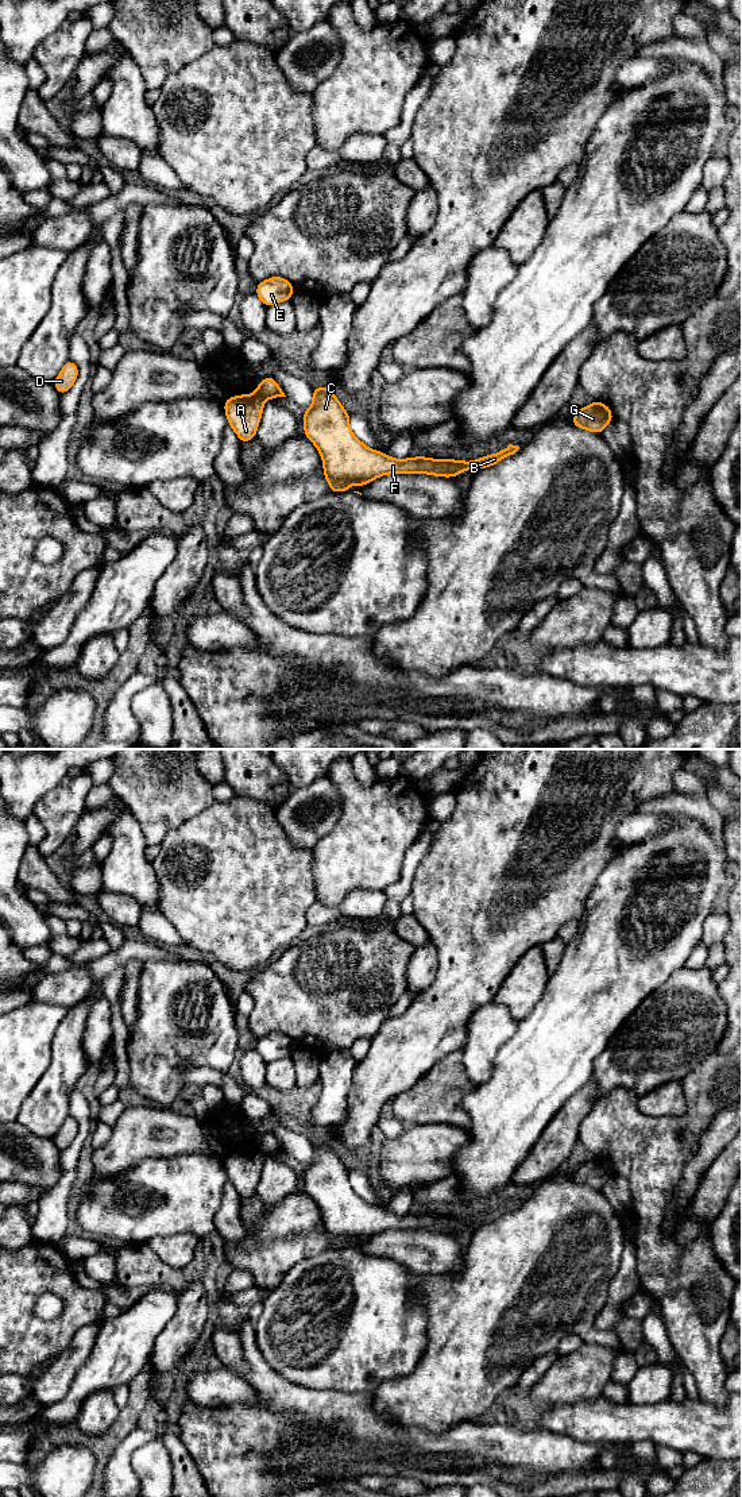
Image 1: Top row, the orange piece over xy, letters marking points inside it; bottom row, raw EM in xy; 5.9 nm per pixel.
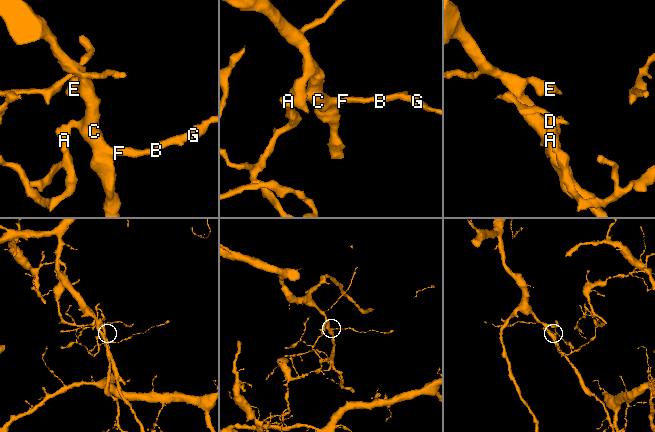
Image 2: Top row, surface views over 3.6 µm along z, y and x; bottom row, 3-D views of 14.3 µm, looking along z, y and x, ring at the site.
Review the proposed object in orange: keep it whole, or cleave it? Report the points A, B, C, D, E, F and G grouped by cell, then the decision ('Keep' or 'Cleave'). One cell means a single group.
Groups: A D / B C E F G. Cleave

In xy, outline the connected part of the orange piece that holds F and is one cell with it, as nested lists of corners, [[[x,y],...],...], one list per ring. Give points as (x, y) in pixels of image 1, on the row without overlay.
[[[326,1142],[312,1145],[313,1160],[304,1166],[304,1189],[322,1214],[322,1226],[331,1247],[353,1247],[348,1239],[366,1242],[386,1230],[429,1230],[452,1234],[471,1224],[491,1223],[519,1203],[509,1200],[502,1207],[471,1218],[422,1212],[398,1216],[364,1201],[349,1185],[349,1169]]]

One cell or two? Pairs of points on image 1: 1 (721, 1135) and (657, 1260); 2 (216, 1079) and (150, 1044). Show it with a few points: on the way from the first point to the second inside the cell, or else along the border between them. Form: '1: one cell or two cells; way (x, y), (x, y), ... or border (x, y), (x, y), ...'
1: two cells; border (681, 1172), (675, 1198), (680, 1203), (688, 1204)
2: two cells; border (220, 1071), (184, 1068), (178, 1095)

